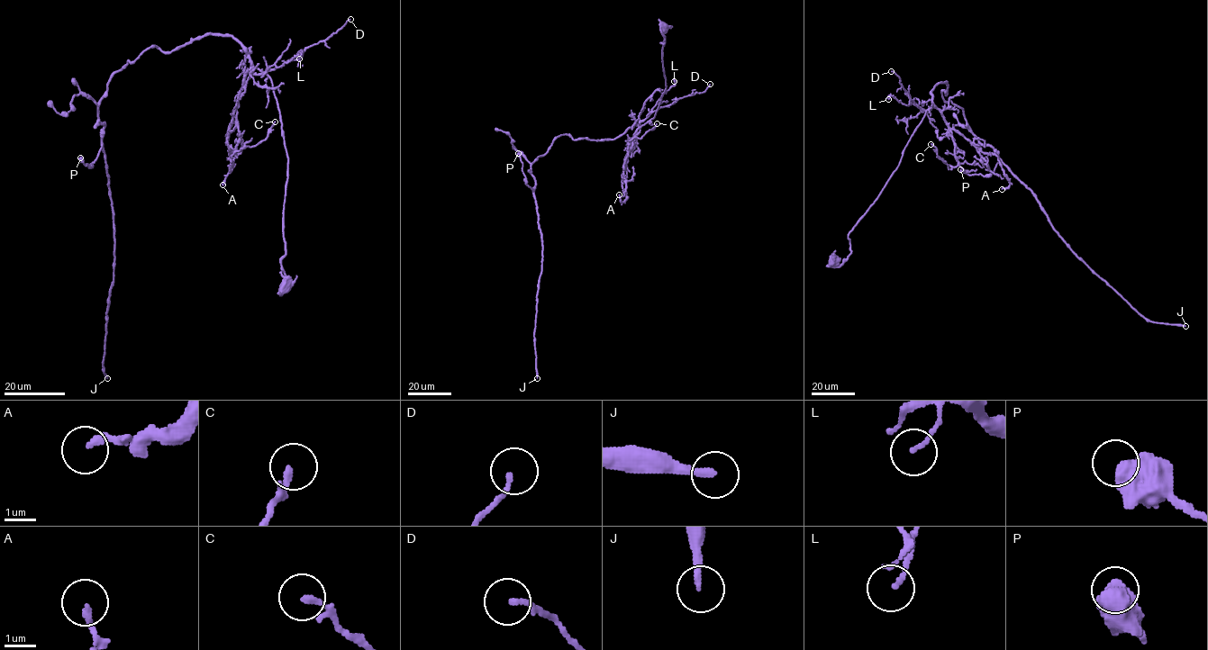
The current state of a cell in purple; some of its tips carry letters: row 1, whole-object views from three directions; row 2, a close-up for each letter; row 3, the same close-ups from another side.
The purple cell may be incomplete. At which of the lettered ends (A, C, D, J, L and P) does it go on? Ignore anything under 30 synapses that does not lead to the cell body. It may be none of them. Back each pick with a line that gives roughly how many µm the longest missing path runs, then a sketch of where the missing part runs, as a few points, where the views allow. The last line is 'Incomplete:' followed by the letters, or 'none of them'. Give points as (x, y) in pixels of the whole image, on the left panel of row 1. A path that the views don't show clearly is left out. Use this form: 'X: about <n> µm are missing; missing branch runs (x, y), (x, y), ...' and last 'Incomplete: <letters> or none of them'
J: about 250 µm are missing
Incomplete: J

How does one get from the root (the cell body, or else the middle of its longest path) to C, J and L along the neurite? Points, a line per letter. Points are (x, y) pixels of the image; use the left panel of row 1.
C: (284, 284), (288, 156), (272, 81), (251, 68), (238, 99), (234, 153), (264, 140), (275, 121)
J: (284, 284), (288, 156), (270, 78), (231, 36), (147, 48), (113, 76), (98, 107), (114, 238), (107, 378)
L: (284, 284), (288, 156), (272, 81), (258, 69), (250, 70), (260, 75), (302, 54), (299, 58)

